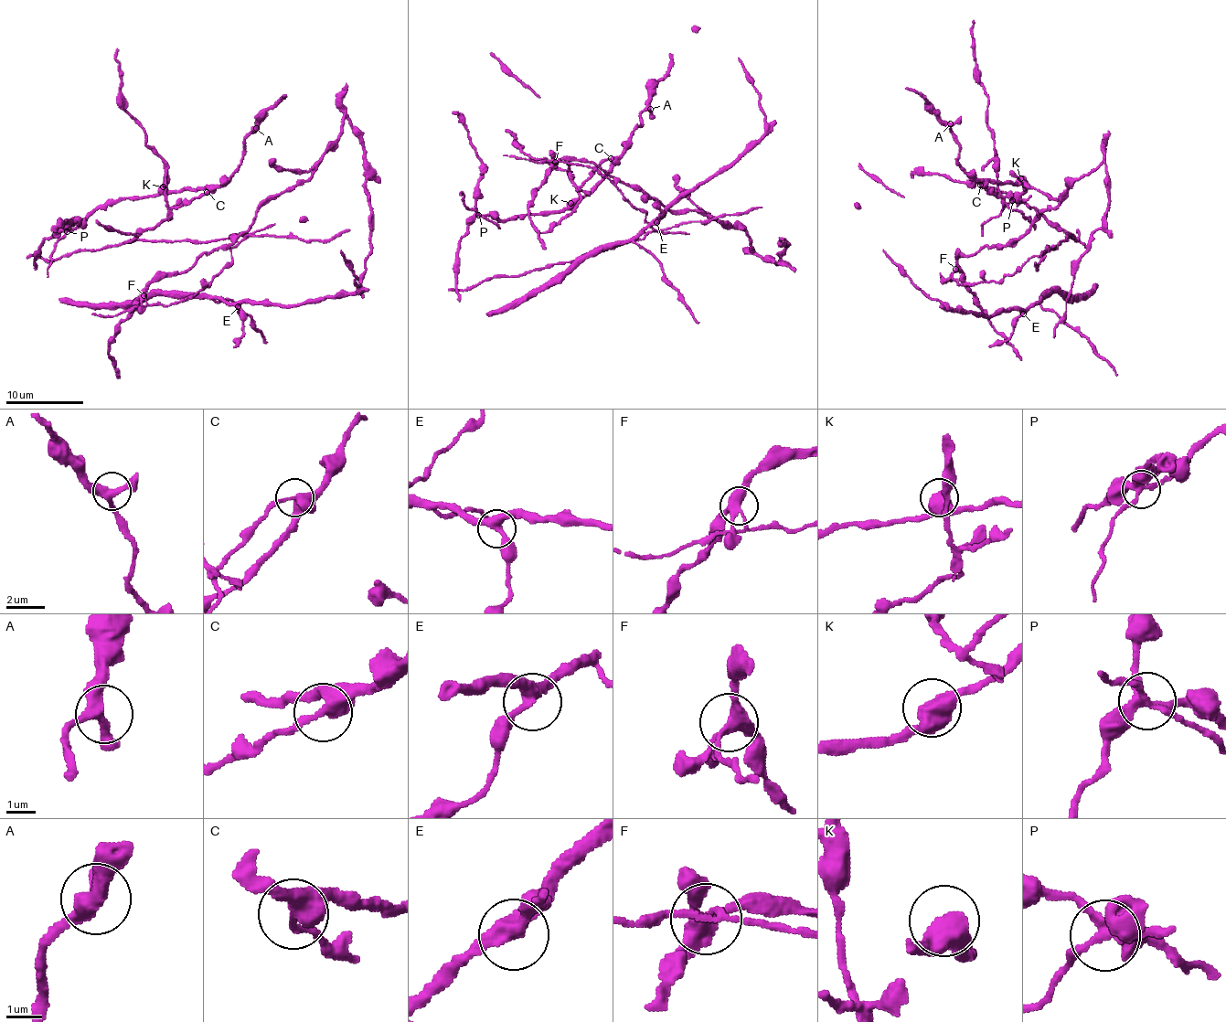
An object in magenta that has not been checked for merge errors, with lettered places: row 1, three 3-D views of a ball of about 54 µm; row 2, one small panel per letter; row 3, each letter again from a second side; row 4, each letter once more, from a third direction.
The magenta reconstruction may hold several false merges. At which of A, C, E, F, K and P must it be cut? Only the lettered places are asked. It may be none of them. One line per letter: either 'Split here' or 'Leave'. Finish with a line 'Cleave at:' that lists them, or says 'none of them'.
A: Leave
C: Split here
E: Leave
F: Split here
K: Leave
P: Split here
Cleave at: C, F, P

